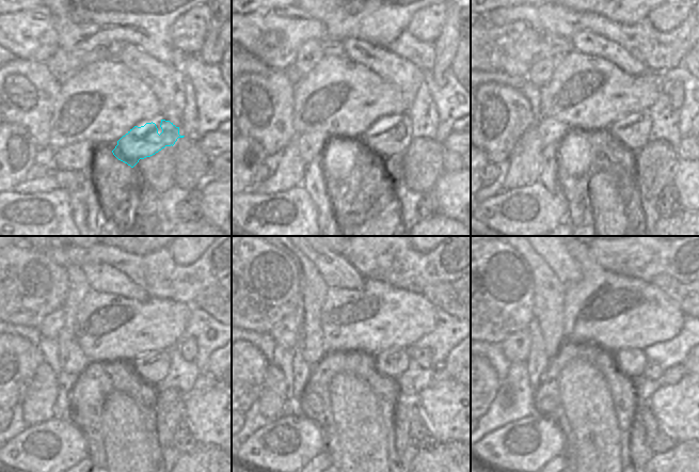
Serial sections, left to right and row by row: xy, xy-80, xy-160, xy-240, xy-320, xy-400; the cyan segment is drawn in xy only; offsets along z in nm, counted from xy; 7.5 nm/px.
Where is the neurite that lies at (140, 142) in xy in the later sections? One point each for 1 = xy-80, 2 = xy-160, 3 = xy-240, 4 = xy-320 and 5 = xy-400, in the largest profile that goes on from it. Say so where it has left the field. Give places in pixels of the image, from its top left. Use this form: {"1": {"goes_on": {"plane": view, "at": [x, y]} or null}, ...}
{"1": {"goes_on": {"plane": "xy-80", "at": [384, 139]}}, "2": {"goes_on": {"plane": "xy-160", "at": [631, 131]}}, "3": {"goes_on": {"plane": "xy-240", "at": [152, 367]}}, "4": {"goes_on": {"plane": "xy-320", "at": [392, 363]}}, "5": {"goes_on": {"plane": "xy-400", "at": [631, 363]}}}

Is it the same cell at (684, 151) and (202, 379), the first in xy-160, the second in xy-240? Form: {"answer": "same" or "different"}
{"answer": "same"}

